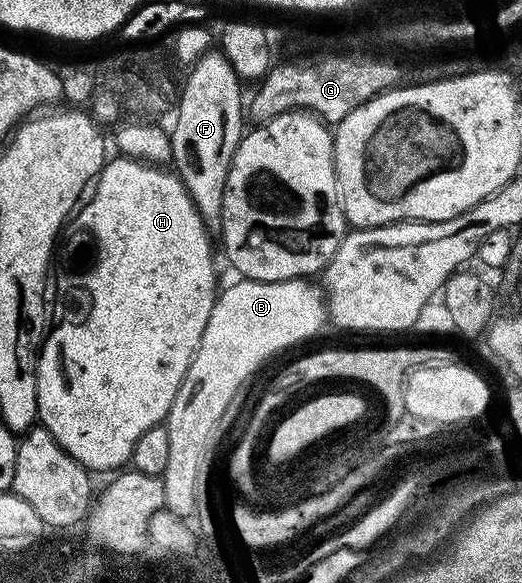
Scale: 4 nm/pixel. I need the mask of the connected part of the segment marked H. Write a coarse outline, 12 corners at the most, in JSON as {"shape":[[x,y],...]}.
{"shape":[[115,157],[41,424],[88,472],[160,426],[215,304],[179,176]]}

